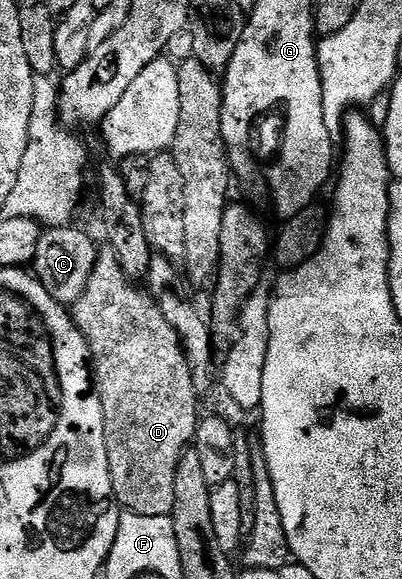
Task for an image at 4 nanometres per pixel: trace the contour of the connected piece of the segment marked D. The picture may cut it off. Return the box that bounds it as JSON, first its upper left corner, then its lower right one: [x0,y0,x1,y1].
[73,251,201,518]

